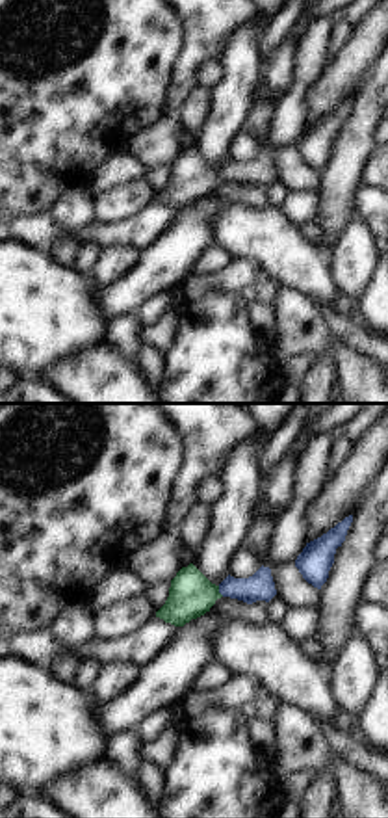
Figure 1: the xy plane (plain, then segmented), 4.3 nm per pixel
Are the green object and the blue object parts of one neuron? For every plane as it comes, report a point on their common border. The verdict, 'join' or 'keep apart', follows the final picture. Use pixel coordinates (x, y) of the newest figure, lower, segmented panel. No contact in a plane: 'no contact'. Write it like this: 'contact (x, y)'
contact (218, 592)

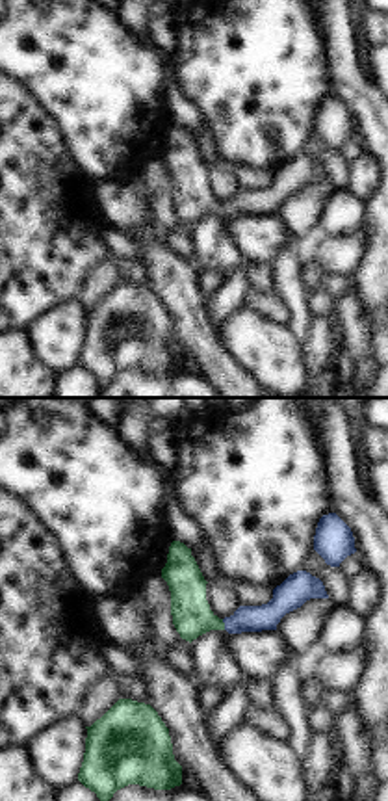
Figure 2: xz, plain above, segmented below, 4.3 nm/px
contact (223, 625)

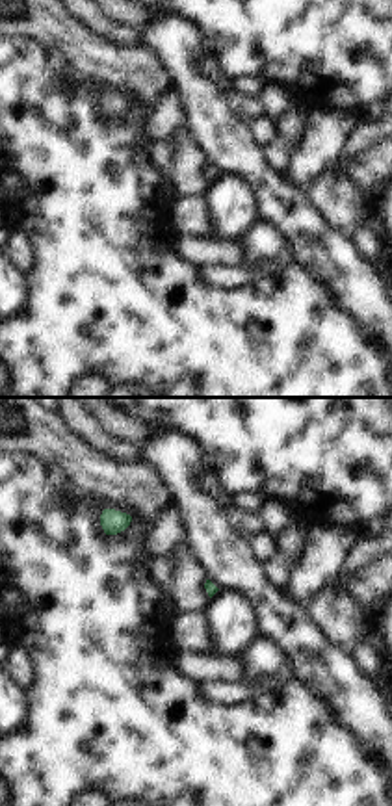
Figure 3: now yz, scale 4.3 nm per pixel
no contact

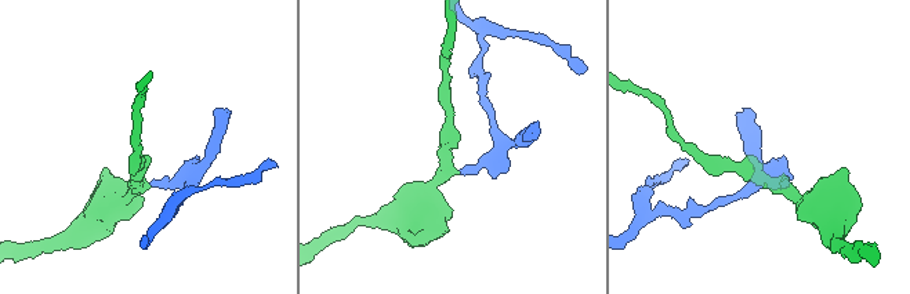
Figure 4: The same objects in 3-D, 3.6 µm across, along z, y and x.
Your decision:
join

